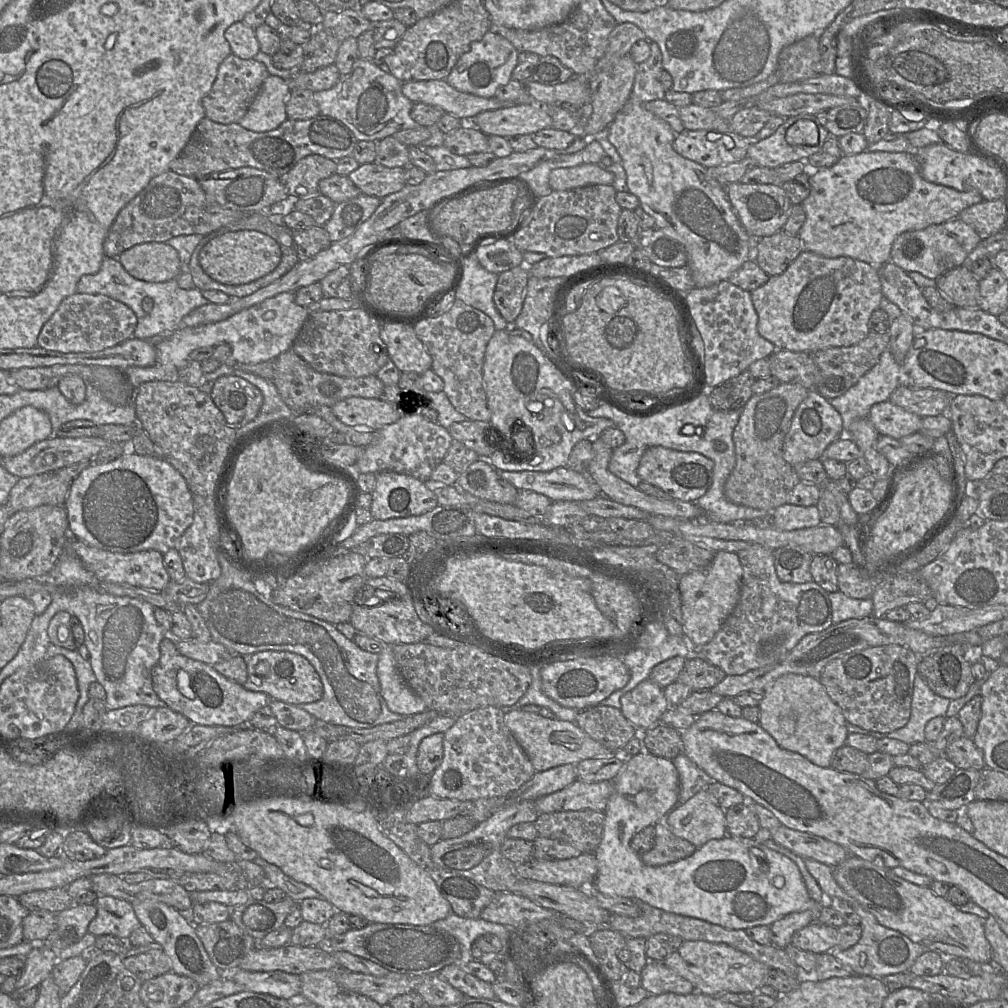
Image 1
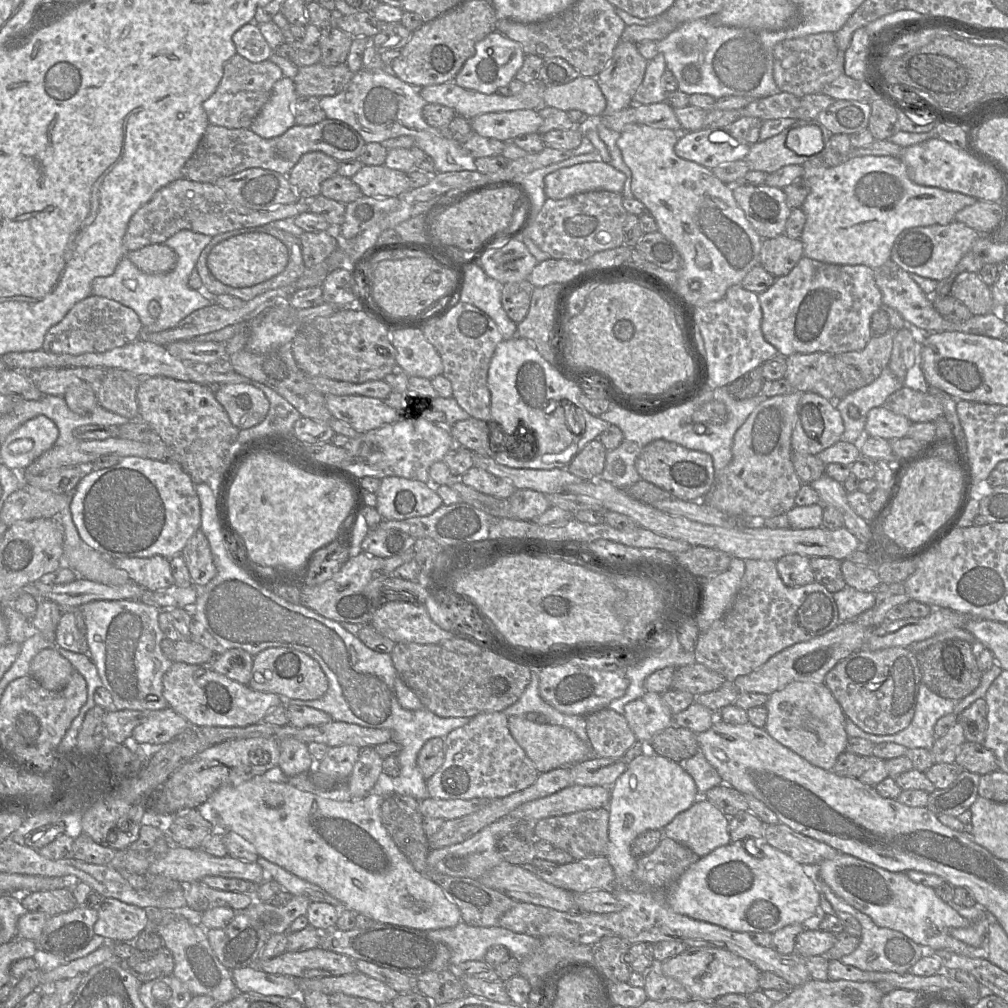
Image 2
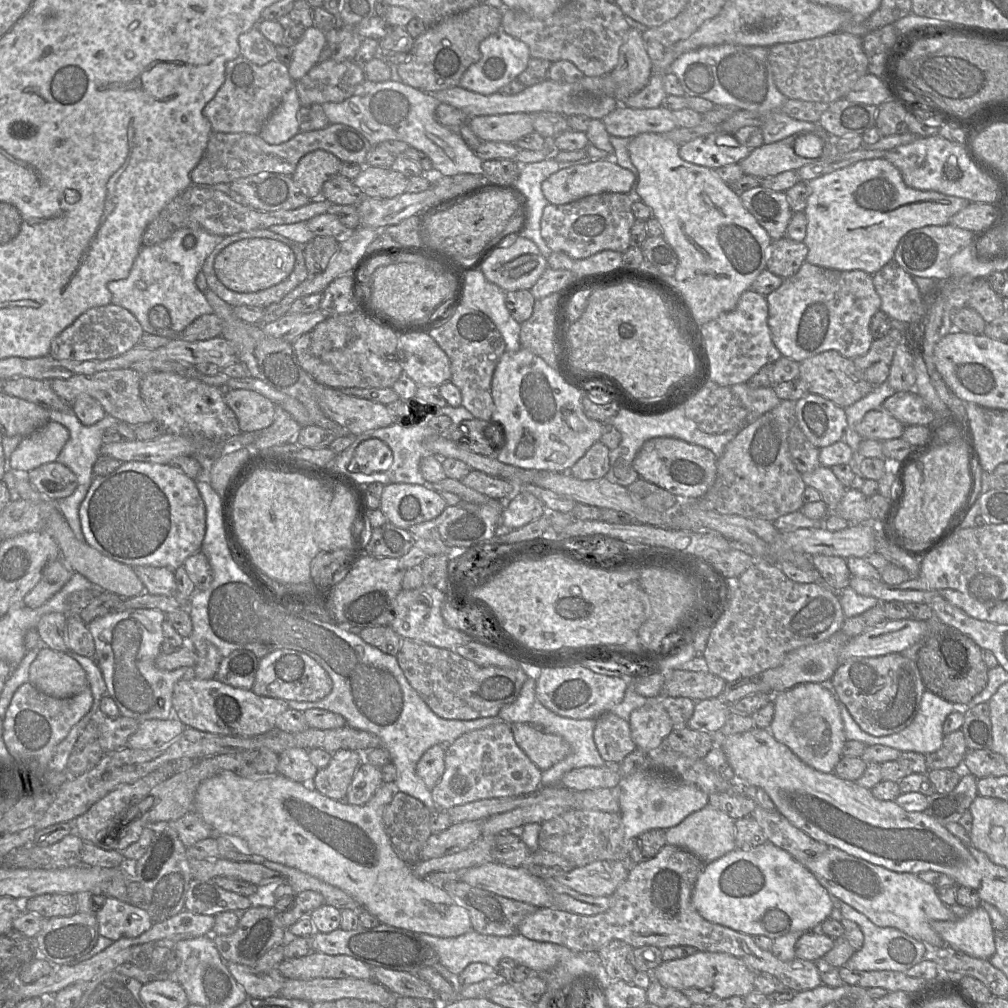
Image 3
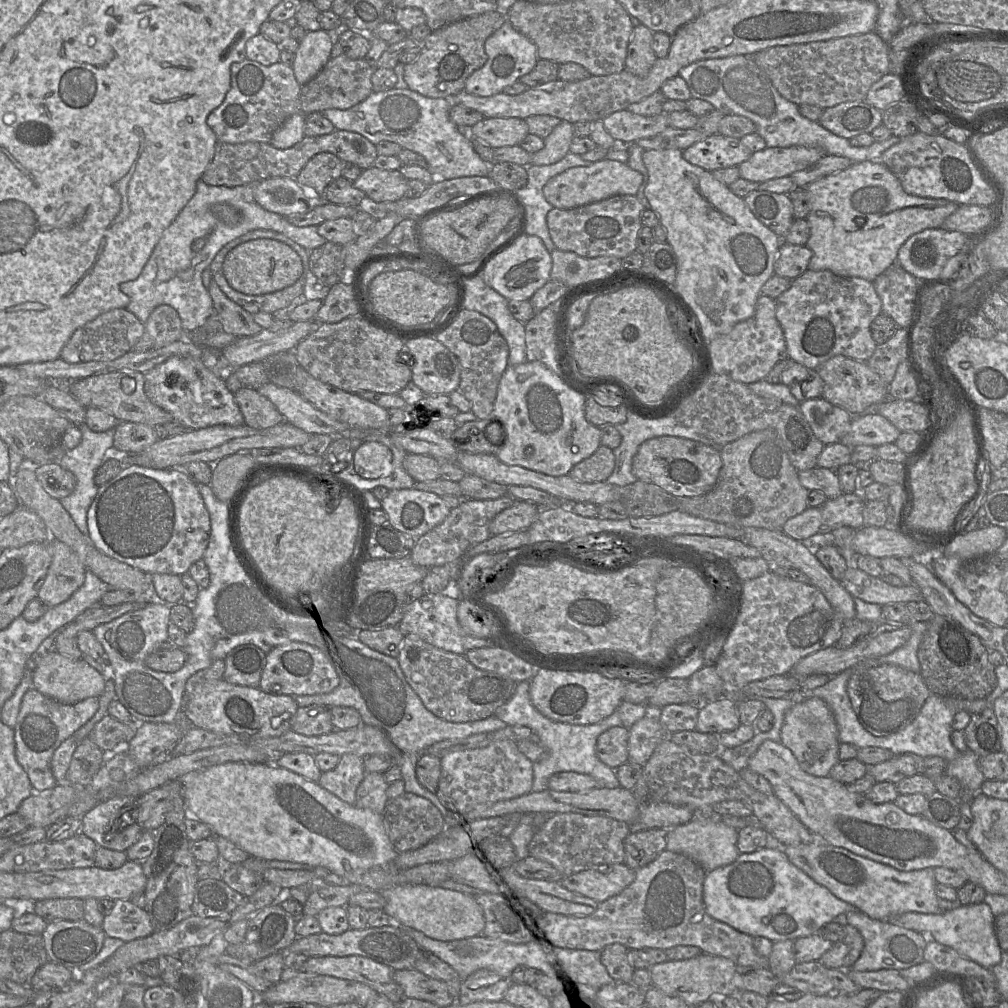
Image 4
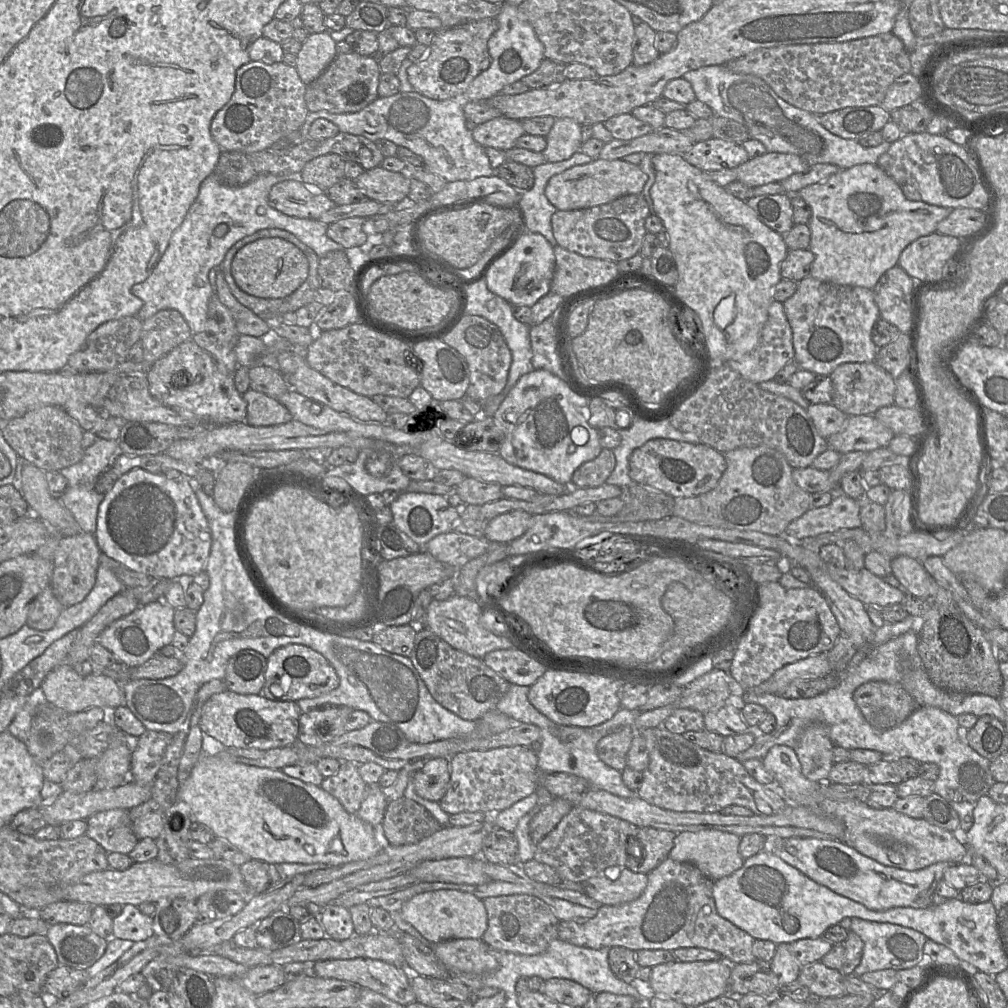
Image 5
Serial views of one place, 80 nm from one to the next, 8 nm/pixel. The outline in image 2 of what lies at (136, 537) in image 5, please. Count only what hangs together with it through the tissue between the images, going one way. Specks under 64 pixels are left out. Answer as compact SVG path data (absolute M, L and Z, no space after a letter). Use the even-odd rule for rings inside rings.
M137 456L123 457L109 468L88 471L71 493L70 510L83 542L107 559L160 555L170 560L181 554L188 540L201 528L200 501L189 474L181 465Z

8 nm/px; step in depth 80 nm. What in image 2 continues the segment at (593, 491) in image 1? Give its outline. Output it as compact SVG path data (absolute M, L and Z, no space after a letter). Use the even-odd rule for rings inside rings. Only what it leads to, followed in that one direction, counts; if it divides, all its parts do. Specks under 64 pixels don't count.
M472 453L473 466L507 480L516 489L531 489L542 494L560 493L564 486L584 481L567 469L521 469L498 464L493 457Z

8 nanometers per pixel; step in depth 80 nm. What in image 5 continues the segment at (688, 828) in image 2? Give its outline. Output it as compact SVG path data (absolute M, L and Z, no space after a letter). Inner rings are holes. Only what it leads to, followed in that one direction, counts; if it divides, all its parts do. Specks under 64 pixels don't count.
M719 830L681 832L676 834L669 857L674 861L695 865L707 878L716 881L731 875L742 867L744 859L739 853L740 839L741 837L735 834Z

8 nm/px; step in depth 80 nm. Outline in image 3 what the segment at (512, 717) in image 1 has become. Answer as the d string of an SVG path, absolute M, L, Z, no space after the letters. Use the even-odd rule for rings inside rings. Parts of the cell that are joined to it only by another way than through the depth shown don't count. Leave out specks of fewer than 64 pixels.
M526 723L509 724L517 745L541 770L547 770L571 752L570 745L559 735L546 733Z

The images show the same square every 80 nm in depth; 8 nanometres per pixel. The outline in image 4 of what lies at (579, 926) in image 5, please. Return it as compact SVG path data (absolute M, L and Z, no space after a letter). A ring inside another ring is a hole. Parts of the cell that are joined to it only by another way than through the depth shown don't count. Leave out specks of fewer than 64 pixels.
M666 849L654 861L637 869L635 874L635 880L628 887L600 903L598 909L588 916L567 916L547 912L536 925L534 938L571 949L590 951L601 951L614 943L620 943L629 950L646 947L666 950L675 946L697 946L703 953L730 959L739 968L768 968L768 958L757 952L753 936L715 920L706 912L703 903L703 883L707 872L693 859Z

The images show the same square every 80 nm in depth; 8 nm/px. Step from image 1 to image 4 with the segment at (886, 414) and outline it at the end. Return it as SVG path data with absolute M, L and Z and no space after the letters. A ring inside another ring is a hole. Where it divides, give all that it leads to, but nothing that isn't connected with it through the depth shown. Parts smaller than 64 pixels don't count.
M880 414L852 415L852 421L848 430L842 436L840 442L850 448L858 445L881 446L883 444L895 443L901 431L890 421Z

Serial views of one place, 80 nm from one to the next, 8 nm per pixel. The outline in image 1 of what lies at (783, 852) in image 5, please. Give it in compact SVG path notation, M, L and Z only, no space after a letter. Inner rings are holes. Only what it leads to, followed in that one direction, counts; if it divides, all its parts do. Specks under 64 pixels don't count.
M854 855L834 867L833 876L838 885L872 913L881 925L899 931L914 943L960 959L992 962L992 948L985 936L984 920L976 914L962 912L946 897L936 895L930 887L908 882L893 874L891 869Z

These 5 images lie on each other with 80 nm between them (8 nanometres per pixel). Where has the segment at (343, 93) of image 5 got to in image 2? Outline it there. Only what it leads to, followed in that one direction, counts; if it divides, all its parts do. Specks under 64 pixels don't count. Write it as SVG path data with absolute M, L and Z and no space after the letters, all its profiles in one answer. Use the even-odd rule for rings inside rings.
M315 63L300 67L292 81L297 95L321 98L342 92L353 75L345 63L334 66Z

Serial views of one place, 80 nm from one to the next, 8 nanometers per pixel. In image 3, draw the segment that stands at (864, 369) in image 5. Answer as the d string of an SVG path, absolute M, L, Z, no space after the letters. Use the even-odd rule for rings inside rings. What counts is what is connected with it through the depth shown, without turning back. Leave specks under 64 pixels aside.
M834 350L822 352L800 362L799 378L806 383L809 393L820 395L842 408L854 404L876 387L865 380L851 359Z

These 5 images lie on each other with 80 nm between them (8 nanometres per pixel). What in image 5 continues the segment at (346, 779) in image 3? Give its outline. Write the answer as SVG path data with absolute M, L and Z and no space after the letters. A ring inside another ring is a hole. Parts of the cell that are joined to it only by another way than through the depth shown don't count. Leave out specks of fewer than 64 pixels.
M340 761L339 771L323 779L321 788L334 796L350 814L357 814L367 794L367 784L352 761Z

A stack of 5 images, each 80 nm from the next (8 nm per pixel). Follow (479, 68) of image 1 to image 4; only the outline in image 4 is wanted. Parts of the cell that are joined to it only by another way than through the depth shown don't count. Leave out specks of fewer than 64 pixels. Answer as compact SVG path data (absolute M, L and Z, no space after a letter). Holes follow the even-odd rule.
M507 20L486 40L485 52L486 63L474 71L465 82L464 91L469 94L487 97L501 93L506 86L517 82L520 77L531 72L538 60L535 43L517 31Z

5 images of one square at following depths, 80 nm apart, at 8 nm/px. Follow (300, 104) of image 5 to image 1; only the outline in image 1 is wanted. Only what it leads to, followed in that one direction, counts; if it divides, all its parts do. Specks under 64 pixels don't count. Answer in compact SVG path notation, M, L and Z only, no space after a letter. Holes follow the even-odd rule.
M231 53L220 64L212 87L203 98L206 117L221 124L239 123L269 75L263 63L255 59L243 59Z

